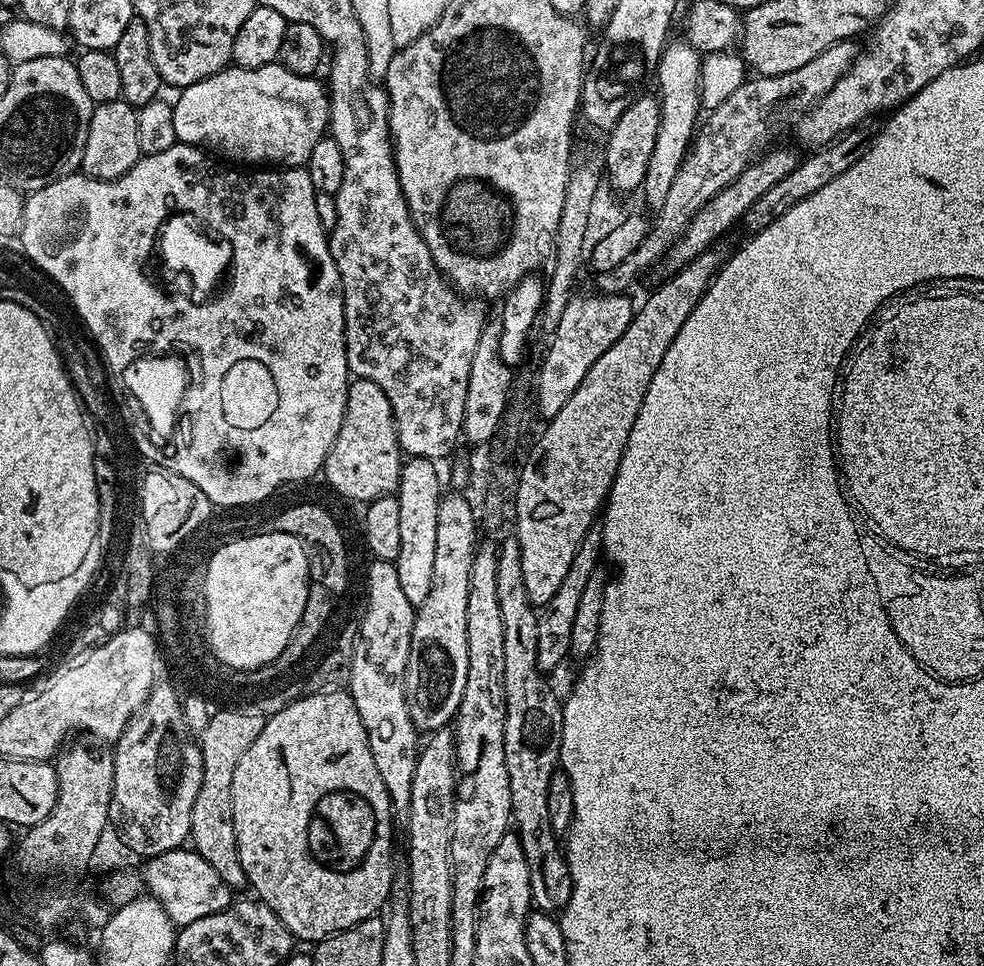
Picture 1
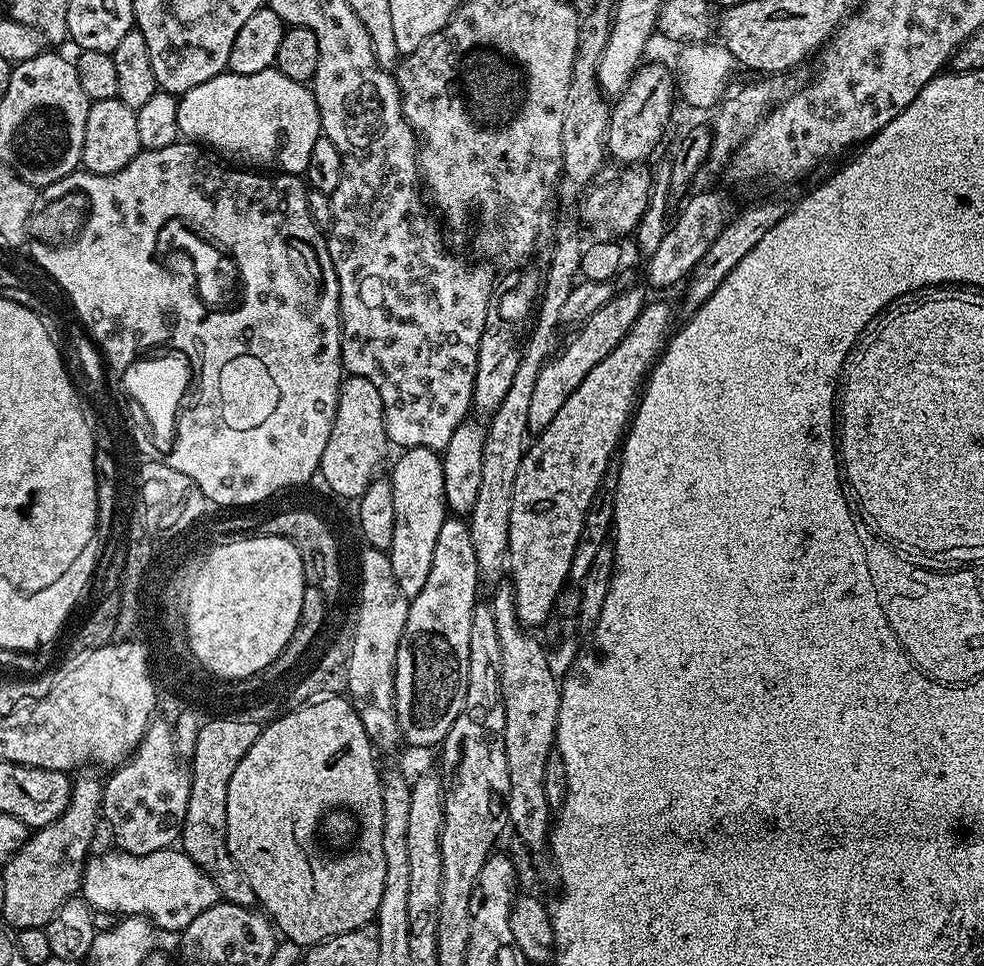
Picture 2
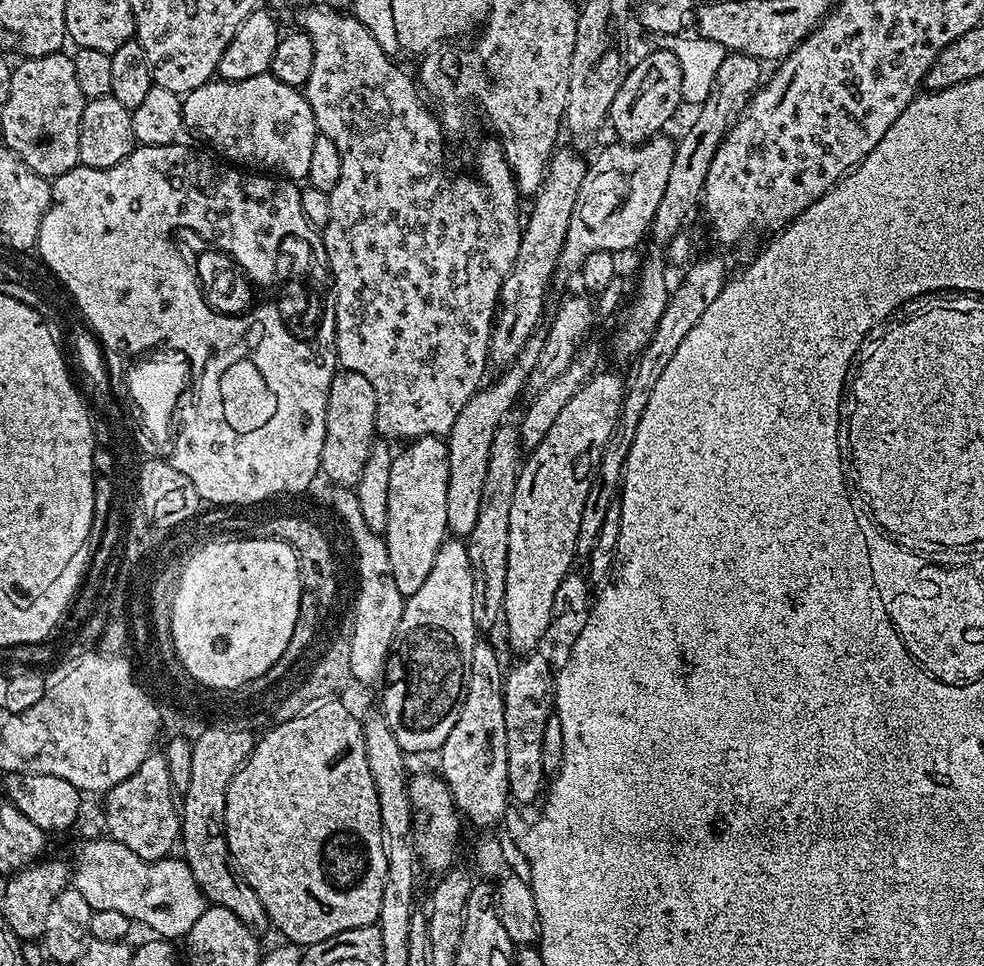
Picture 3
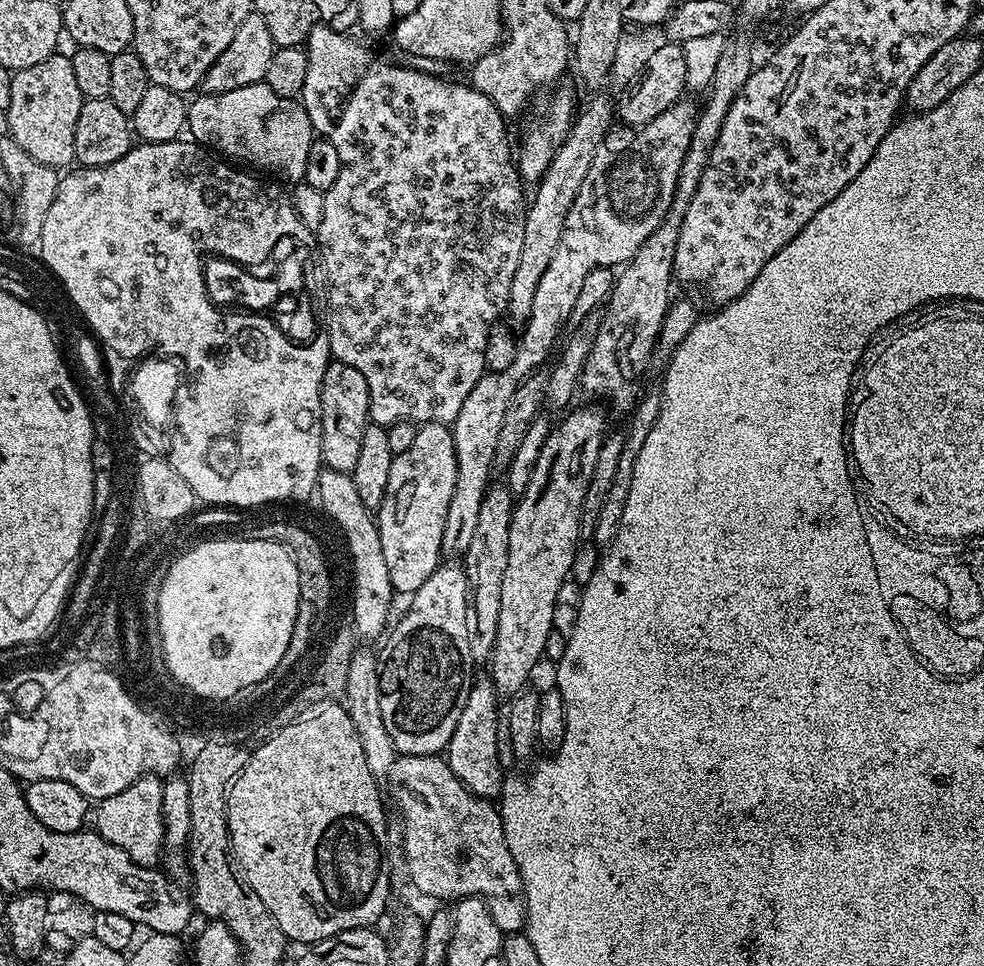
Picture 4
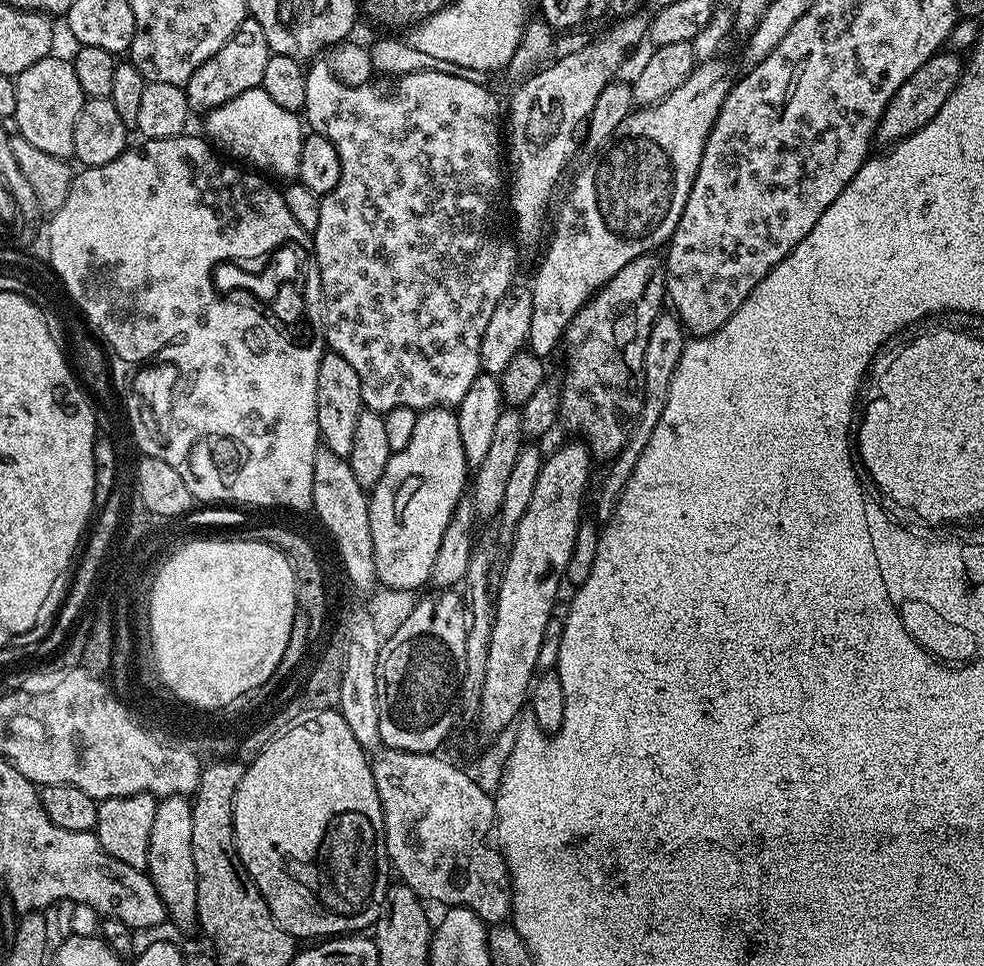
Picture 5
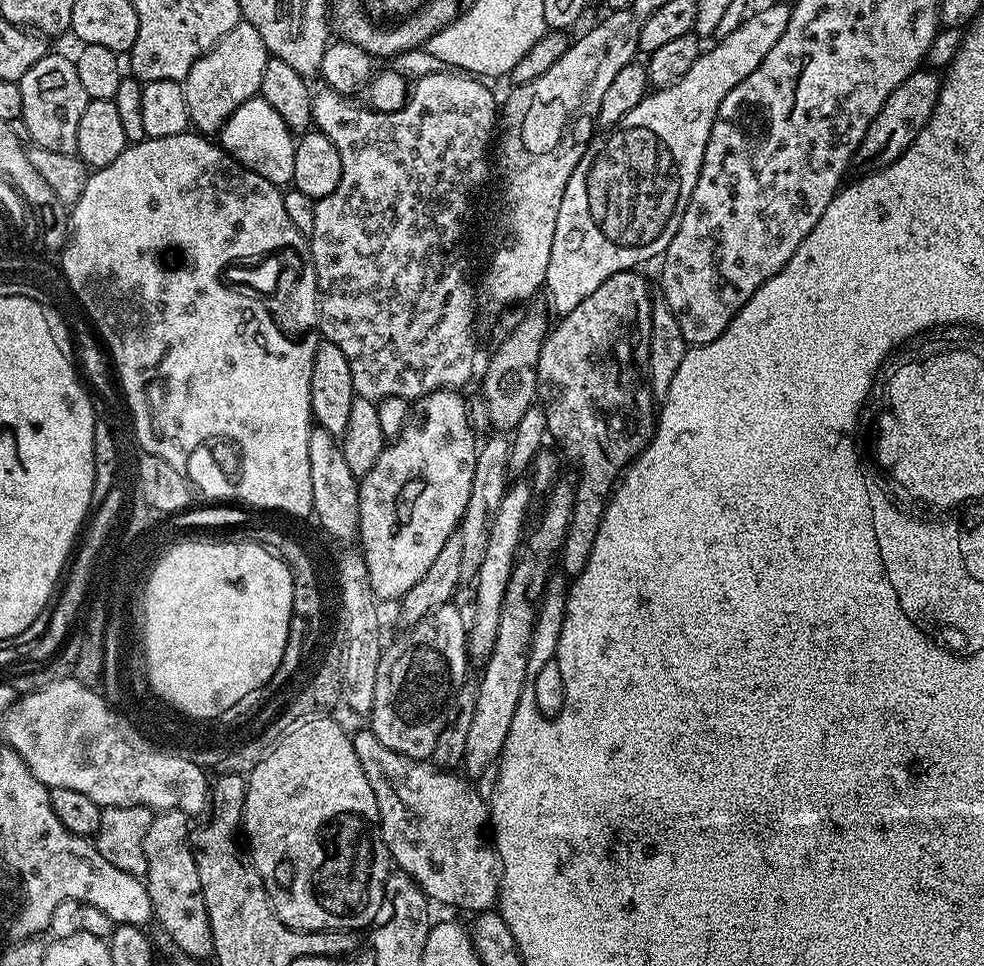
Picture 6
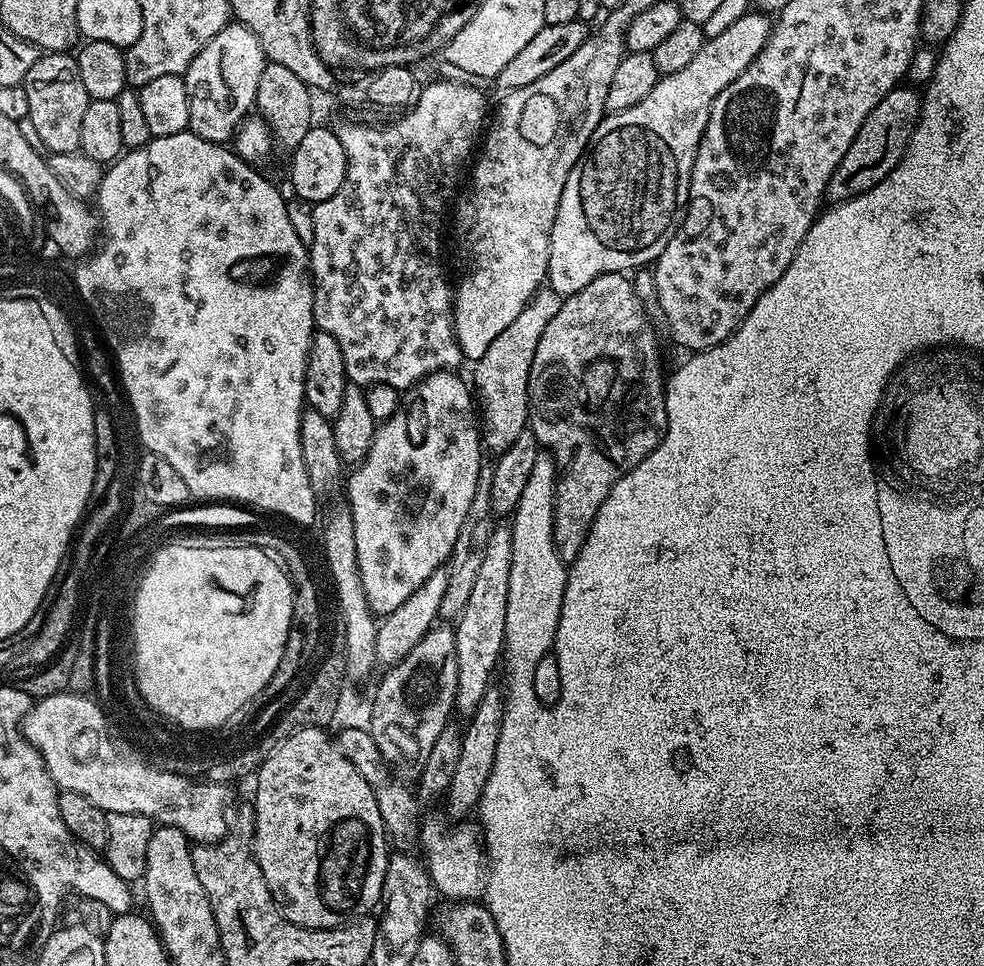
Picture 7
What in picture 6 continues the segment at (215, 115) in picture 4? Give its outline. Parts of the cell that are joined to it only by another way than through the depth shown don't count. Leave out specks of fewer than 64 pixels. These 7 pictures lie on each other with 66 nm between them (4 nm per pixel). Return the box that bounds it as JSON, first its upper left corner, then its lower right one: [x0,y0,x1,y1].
[218,98,296,186]

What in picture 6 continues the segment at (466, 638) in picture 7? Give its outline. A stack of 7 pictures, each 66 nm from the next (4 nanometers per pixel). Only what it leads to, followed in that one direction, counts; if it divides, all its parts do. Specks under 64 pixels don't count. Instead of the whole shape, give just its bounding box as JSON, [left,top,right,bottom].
[467,479,534,661]

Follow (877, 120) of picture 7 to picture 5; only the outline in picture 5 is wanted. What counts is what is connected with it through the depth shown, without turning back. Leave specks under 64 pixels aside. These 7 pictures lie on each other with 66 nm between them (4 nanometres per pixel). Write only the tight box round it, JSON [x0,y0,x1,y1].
[876,50,965,146]

